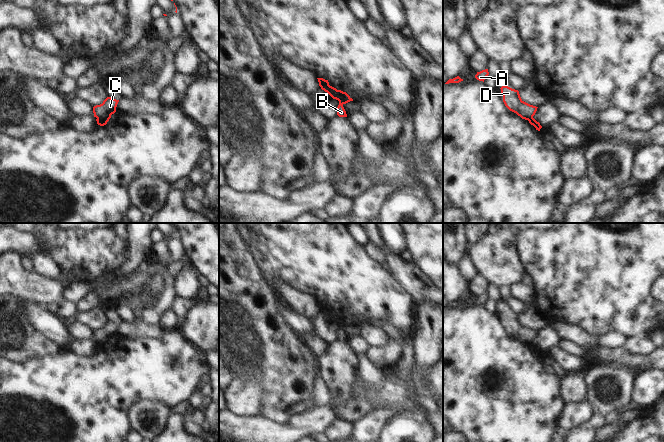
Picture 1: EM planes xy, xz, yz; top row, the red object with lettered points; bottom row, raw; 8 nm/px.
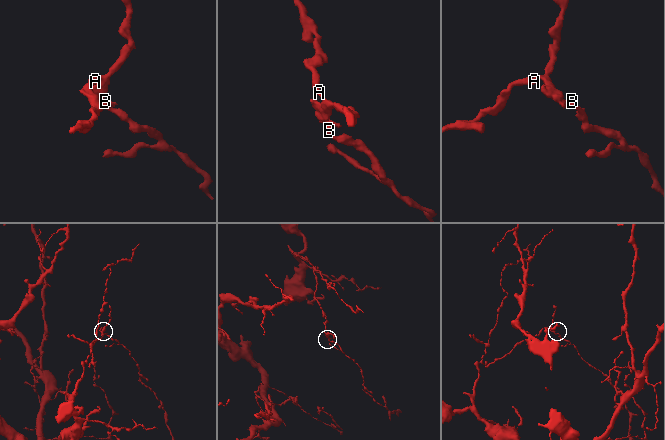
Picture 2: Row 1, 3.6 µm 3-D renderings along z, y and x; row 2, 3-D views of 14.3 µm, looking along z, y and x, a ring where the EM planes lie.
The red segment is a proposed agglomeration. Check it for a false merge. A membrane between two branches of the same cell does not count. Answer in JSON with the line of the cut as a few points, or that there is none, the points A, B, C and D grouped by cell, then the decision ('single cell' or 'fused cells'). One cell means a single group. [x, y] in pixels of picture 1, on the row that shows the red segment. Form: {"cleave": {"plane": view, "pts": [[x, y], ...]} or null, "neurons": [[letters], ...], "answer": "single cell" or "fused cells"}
{"cleave": {"plane": "xy", "pts": [[110, 114], [97, 118]]}, "neurons": [["A", "C", "D"], ["B"]], "answer": "fused cells"}

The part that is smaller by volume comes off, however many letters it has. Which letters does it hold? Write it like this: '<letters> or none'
A, C, D

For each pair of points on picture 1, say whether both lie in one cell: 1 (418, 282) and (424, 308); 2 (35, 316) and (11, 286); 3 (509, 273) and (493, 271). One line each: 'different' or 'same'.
1: different
2: different
3: same

